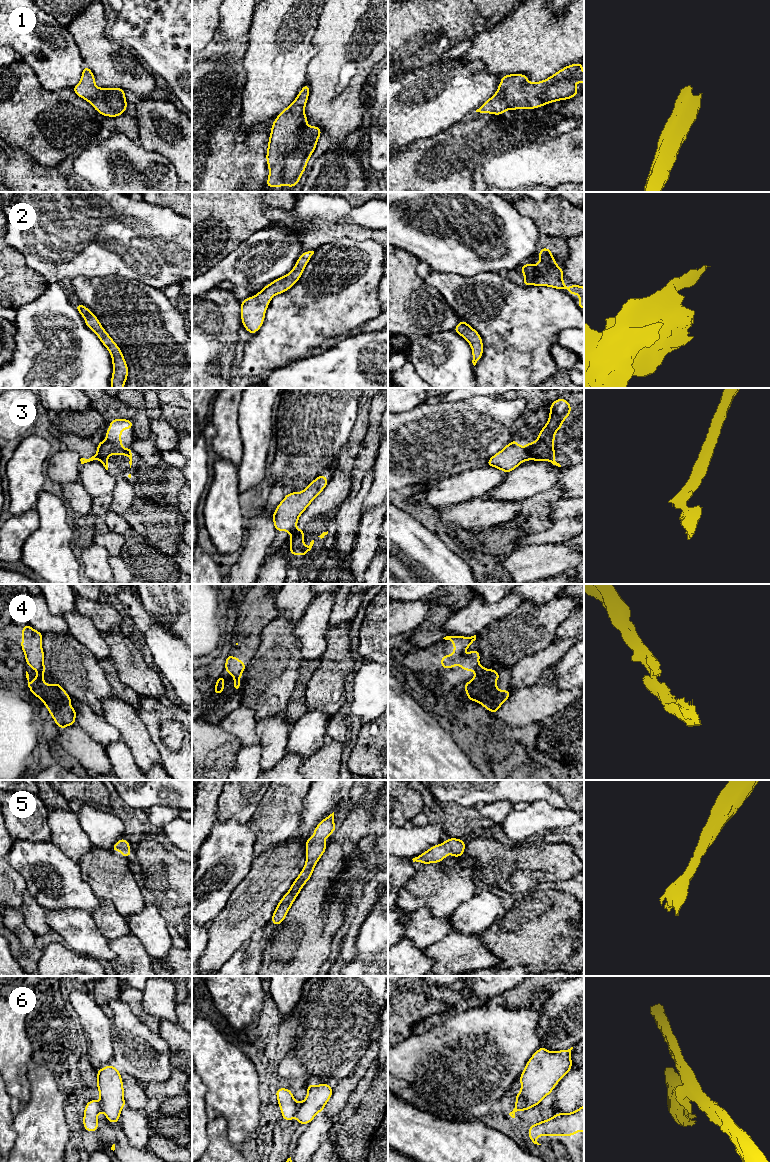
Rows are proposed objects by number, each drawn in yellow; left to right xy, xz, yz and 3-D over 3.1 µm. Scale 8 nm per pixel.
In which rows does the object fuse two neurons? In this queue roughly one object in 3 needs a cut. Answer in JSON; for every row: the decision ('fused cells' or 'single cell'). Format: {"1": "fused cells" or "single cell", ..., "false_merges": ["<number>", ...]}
{"1": "single cell", "2": "single cell", "3": "fused cells", "4": "fused cells", "5": "single cell", "6": "fused cells", "false_merges": ["3", "4", "6"]}

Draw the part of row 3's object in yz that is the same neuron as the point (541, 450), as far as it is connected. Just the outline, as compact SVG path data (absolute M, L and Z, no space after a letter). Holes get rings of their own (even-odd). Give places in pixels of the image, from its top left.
M558 398L550 405L549 419L541 429L537 440L535 442L528 442L530 460L549 461L553 465L561 467L561 465L555 461L555 448L552 444L555 442L555 433L563 426L563 421L571 414L571 404L566 399Z

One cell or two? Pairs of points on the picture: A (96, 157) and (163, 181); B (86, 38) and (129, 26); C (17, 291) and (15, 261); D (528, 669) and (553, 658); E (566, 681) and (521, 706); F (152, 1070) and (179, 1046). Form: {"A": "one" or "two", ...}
{"A": "one", "B": "two", "C": "one", "D": "one", "E": "two", "F": "two"}

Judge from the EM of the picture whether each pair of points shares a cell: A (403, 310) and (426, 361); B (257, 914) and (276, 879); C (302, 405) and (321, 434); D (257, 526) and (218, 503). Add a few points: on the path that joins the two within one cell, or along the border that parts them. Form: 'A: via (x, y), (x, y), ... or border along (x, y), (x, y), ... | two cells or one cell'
A: border along (438, 331), (418, 336), (412, 340) | two cells
B: via (257, 905), (257, 898), (267, 888) | one cell
C: via (309, 412), (313, 416), (314, 427) | one cell
D: border along (244, 519), (244, 532), (246, 534) | two cells

